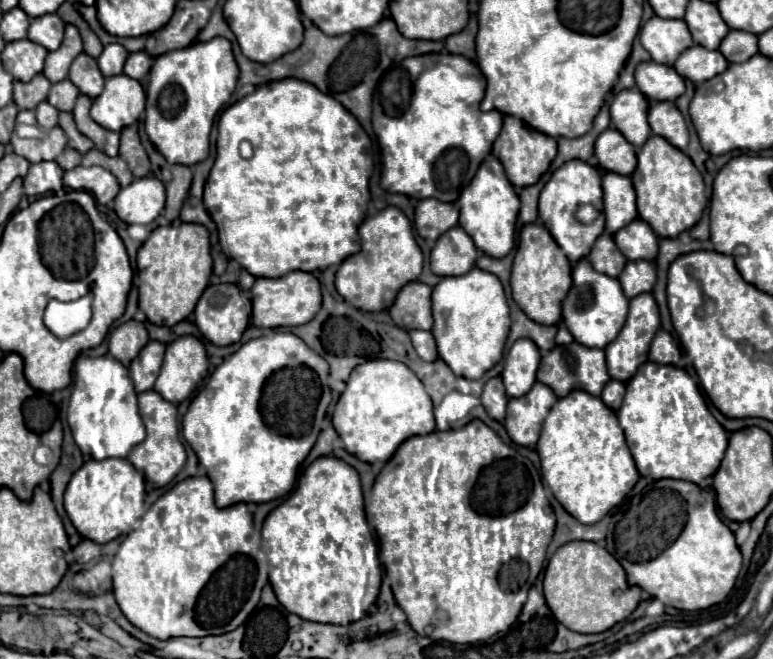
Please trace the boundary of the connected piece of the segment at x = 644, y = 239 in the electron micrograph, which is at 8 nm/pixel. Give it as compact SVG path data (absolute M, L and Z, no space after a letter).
M636 219L626 227L622 227L620 231L616 231L614 241L618 249L624 253L624 257L630 261L636 259L654 261L658 253L658 237L650 229L650 225L644 223L642 219Z

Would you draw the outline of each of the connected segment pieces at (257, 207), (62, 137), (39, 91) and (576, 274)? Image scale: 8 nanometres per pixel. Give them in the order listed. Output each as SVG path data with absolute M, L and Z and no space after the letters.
M286 77L280 81L270 81L264 85L258 85L254 93L246 95L244 99L236 101L224 113L220 115L218 121L218 143L216 143L216 161L210 171L210 177L204 185L203 204L210 217L218 227L222 227L222 235L226 237L226 243L222 243L222 249L228 257L236 259L248 273L254 277L282 277L284 273L290 271L316 271L316 269L326 269L330 265L338 265L344 261L344 257L350 257L352 253L360 251L360 235L358 227L364 221L370 191L368 191L368 179L372 175L373 160L370 155L370 137L358 123L358 119L332 95L320 93L312 83L304 79L294 79Z
M60 127L50 129L50 141L20 141L12 139L10 149L22 157L28 157L30 163L52 161L66 147L66 133Z
M38 73L28 83L14 81L14 101L18 109L36 109L36 105L48 97L50 87L52 83L42 73Z
M580 259L572 269L572 287L562 301L562 321L566 329L572 333L574 341L584 347L604 349L610 341L616 339L620 329L624 327L628 315L629 299L624 297L620 289L620 281L616 277L608 277L592 269L588 259Z

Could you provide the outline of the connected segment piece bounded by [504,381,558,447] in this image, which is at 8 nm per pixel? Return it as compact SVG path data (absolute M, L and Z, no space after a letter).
M534 383L534 387L518 399L508 401L508 411L504 419L504 427L510 439L524 447L534 447L540 437L540 429L548 409L556 403L556 395L548 385Z

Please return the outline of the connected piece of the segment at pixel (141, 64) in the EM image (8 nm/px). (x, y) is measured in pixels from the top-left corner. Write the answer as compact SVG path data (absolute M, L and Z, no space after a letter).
M136 51L136 53L130 53L130 57L124 65L124 73L128 77L134 77L134 79L142 81L142 79L148 77L150 67L152 67L152 57L146 51Z

